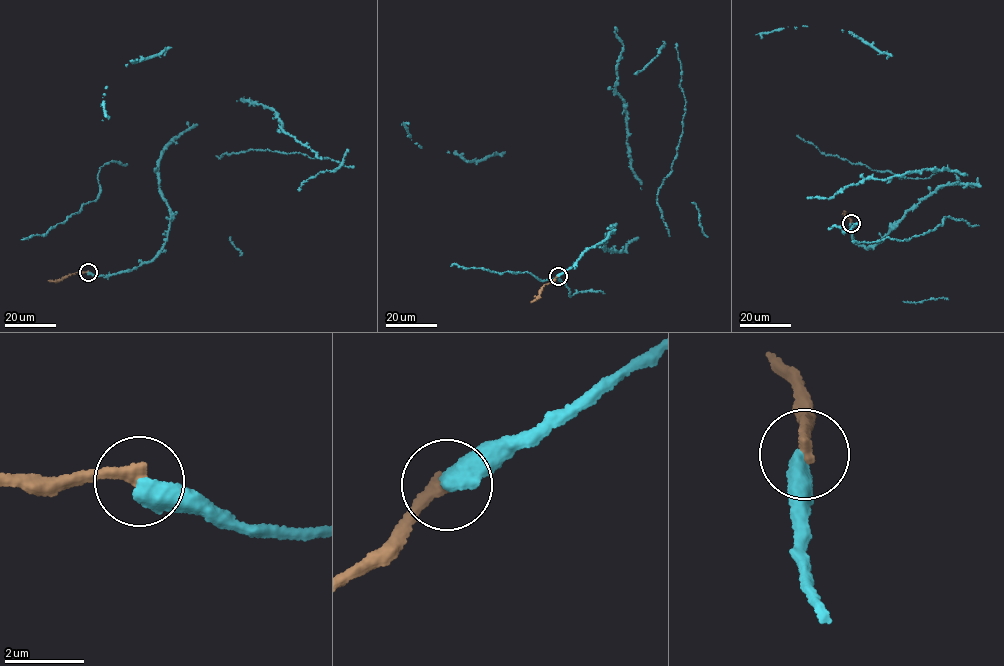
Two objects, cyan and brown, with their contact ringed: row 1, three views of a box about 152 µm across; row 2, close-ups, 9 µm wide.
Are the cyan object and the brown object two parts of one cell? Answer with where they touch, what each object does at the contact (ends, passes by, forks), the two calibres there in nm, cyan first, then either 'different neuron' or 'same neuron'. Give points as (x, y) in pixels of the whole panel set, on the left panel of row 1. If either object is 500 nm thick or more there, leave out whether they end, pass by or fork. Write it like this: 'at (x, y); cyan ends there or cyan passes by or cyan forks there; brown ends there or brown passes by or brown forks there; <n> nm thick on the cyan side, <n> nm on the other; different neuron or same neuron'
at (88, 272); 550 nm thick on the cyan side, 340 nm on the other; same neuron

